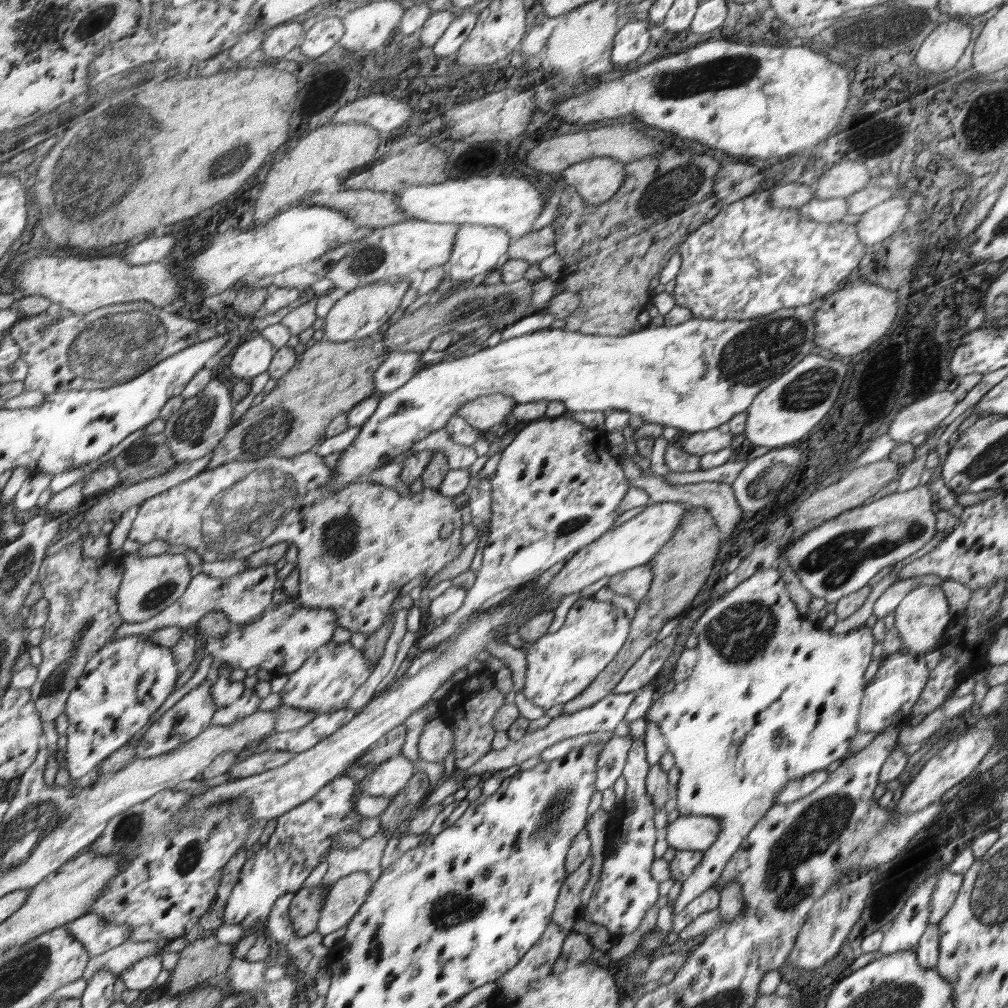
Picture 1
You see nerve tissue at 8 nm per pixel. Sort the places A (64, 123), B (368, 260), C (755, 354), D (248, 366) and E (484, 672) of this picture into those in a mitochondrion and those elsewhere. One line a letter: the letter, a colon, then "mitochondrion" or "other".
A: mitochondrion
B: mitochondrion
C: mitochondrion
D: other
E: other

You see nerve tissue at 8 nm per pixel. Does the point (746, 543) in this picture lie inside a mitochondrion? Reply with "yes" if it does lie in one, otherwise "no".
no

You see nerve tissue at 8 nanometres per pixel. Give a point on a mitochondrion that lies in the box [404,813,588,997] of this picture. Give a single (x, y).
(443, 913)

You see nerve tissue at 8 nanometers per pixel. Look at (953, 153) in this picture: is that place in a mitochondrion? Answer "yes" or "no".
no

